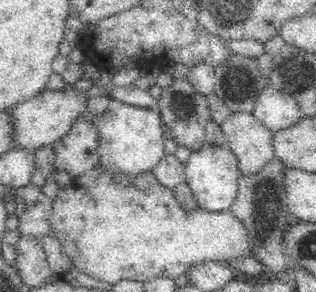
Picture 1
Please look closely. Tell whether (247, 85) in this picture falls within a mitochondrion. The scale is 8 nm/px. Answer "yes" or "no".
no

